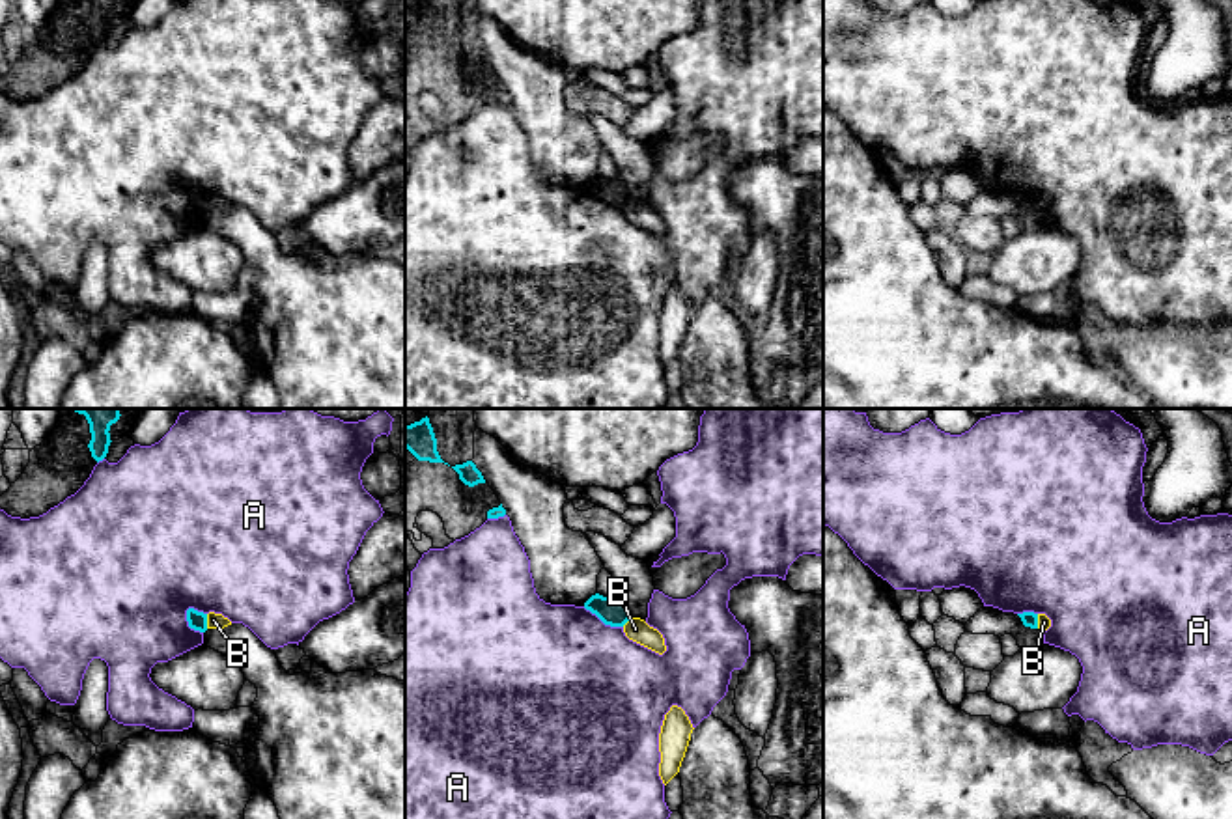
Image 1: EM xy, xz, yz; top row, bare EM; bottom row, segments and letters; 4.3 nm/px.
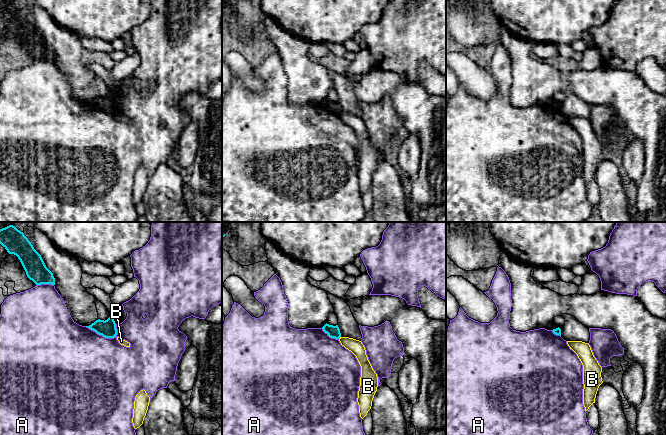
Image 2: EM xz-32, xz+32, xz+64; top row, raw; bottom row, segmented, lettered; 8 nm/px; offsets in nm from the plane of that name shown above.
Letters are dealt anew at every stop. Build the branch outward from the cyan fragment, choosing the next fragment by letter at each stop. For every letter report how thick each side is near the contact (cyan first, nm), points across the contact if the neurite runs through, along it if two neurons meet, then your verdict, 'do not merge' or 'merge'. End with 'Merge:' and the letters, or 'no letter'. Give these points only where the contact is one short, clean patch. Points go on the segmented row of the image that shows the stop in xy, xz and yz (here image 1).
A: 80 nm thick on the cyan side, 460 nm on the other; do not merge
B: 80 nm thick on the cyan side, 60 nm on the other; border along xy (206, 614), (208, 627); do not merge
Merge: no letter

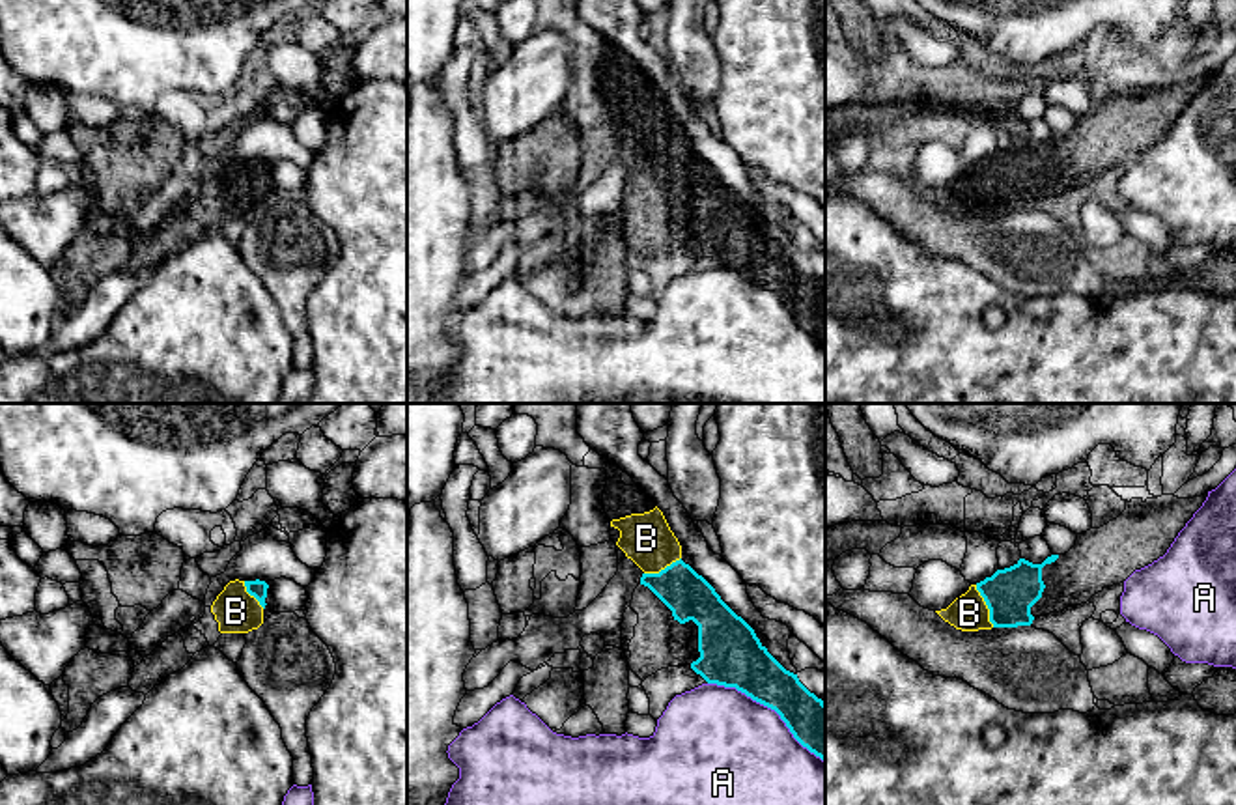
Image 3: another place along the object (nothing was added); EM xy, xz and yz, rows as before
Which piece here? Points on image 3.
A: 240 nm thick on the cyan side, 480 nm on the other; do not merge
B: 220 nm thick on the cyan side, 160 nm on the other; runs through yz (1011, 593), (999, 602), (986, 604), (969, 613); merge
Merge: B

